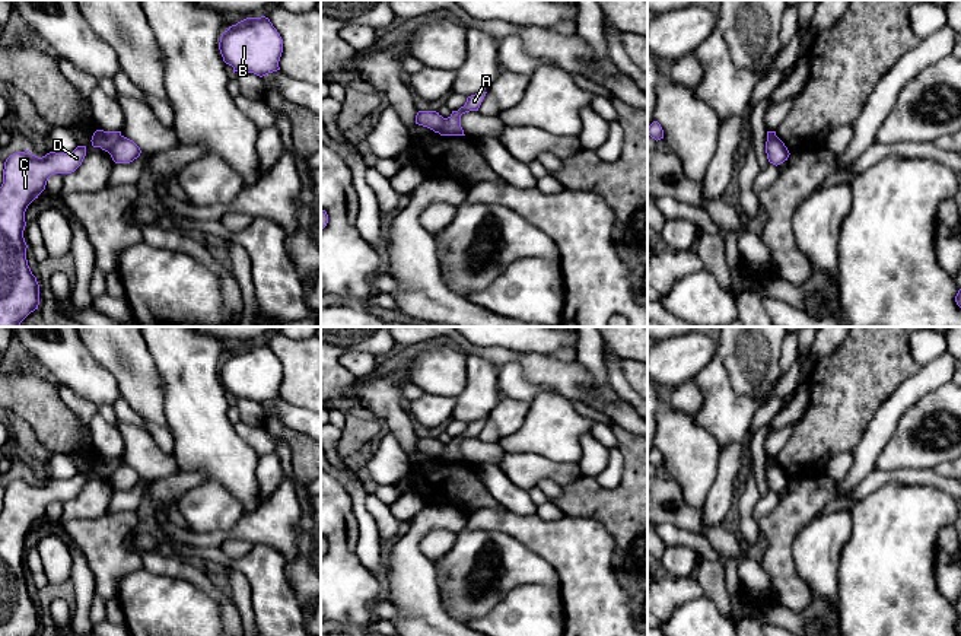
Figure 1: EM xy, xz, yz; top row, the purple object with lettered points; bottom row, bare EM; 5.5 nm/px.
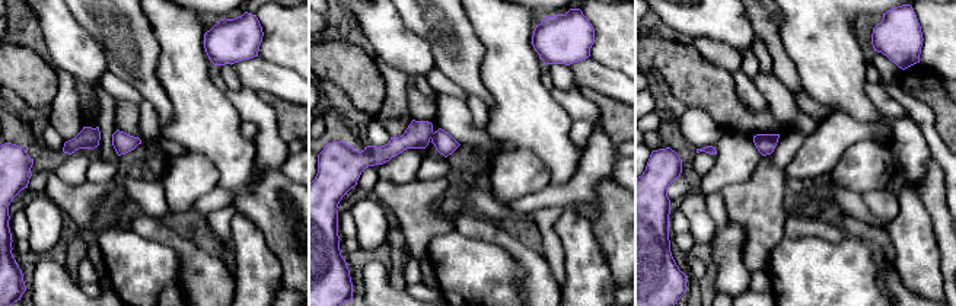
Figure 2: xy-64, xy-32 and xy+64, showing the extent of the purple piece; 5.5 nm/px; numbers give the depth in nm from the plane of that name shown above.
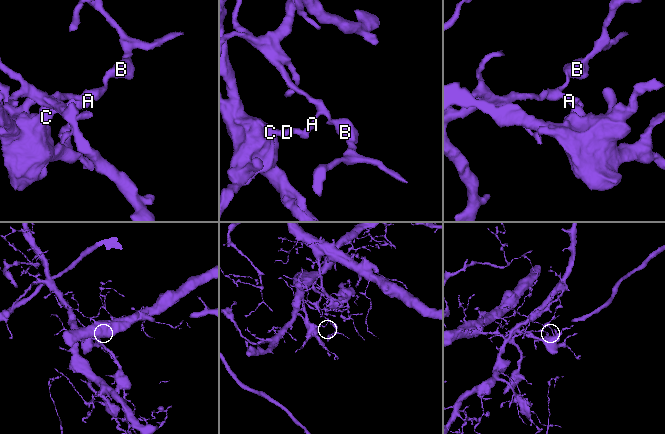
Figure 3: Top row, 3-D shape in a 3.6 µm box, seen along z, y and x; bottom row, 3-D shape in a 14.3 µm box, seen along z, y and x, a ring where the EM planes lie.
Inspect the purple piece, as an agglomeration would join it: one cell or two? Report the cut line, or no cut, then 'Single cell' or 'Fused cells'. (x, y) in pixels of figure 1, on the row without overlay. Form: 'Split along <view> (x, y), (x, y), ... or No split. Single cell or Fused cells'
Split along xy (121, 463), (108, 479). Fused cells

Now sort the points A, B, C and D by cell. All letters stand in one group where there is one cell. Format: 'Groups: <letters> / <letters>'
Groups: A B / C D

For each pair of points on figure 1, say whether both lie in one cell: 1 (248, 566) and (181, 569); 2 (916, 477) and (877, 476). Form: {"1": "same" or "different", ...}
{"1": "different", "2": "same"}

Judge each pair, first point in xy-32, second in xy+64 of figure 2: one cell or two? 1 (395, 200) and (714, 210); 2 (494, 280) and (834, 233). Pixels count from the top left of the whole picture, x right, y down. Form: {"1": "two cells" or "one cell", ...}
{"1": "two cells", "2": "two cells"}

